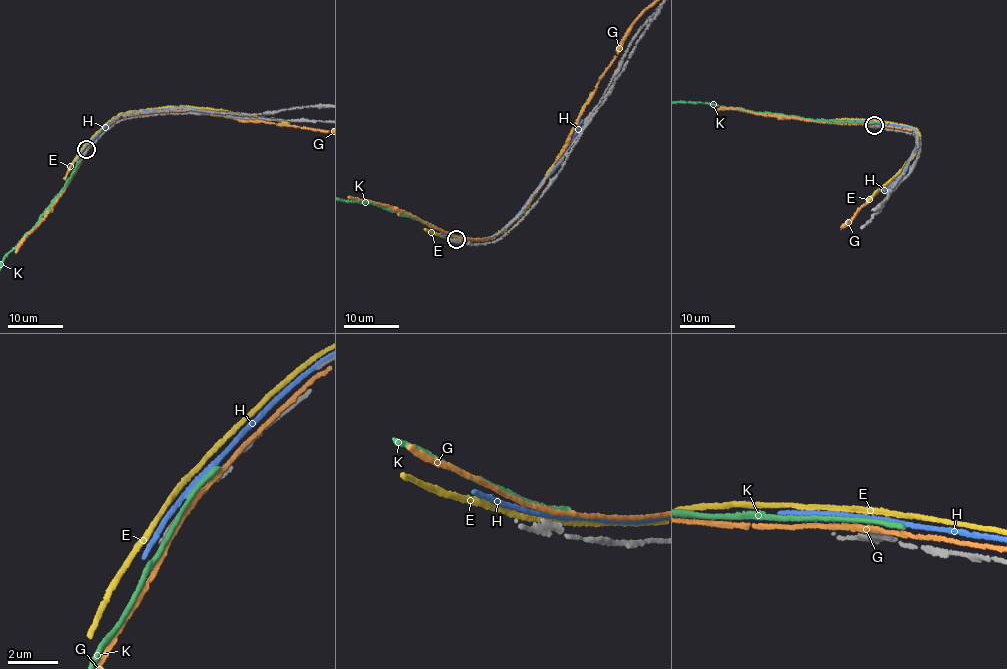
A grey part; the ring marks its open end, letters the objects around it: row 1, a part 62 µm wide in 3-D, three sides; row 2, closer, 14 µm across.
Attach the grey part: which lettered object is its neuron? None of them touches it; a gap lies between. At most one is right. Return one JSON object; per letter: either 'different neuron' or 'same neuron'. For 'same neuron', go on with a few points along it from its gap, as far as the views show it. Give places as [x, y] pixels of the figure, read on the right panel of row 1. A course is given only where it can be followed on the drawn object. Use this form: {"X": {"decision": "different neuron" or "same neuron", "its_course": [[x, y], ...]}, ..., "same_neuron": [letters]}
{"E": {"decision": "different neuron"}, "G": {"decision": "different neuron"}, "H": {"decision": "different neuron"}, "K": {"decision": "different neuron"}, "same_neuron": []}

